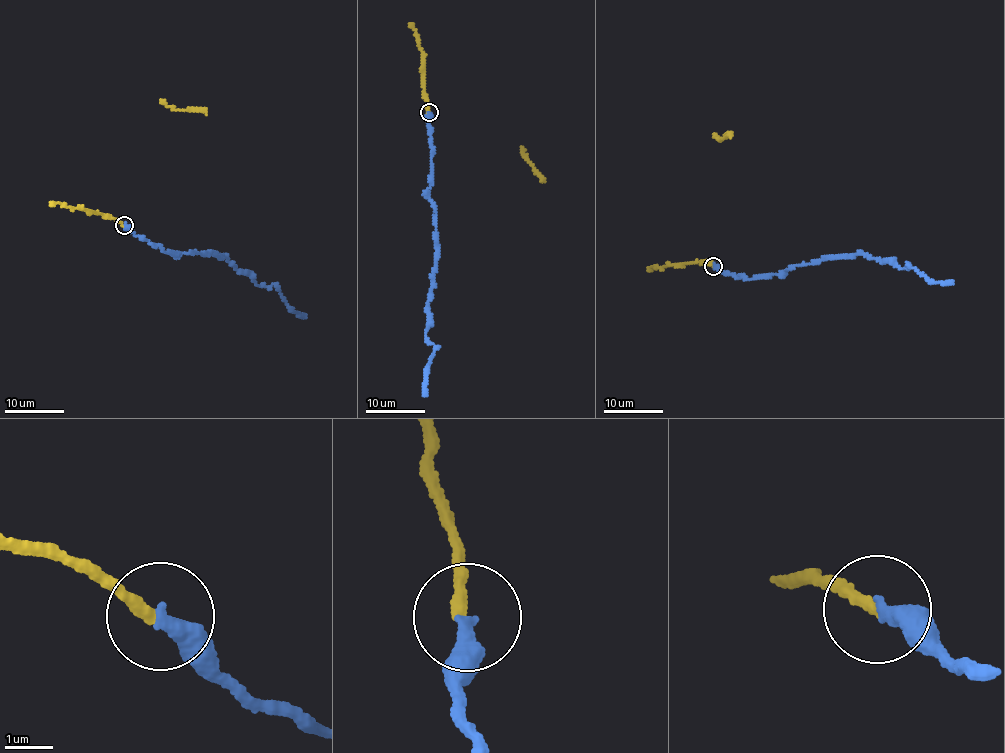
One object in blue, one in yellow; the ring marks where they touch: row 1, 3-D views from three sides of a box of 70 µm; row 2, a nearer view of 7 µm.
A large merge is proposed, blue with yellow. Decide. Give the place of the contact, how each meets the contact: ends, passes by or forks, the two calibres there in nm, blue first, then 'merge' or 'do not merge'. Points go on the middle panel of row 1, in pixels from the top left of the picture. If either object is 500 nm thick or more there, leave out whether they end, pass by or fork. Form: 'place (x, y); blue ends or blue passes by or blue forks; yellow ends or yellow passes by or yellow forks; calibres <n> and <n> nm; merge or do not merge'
place (429, 112); blue ends; yellow ends; calibres 360 and 240 nm; merge

